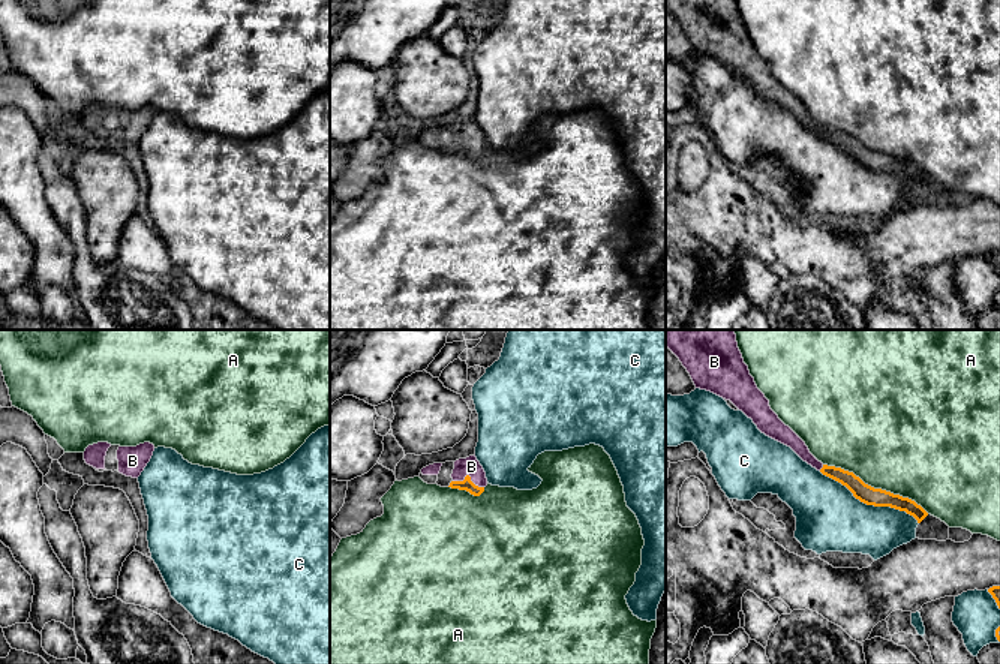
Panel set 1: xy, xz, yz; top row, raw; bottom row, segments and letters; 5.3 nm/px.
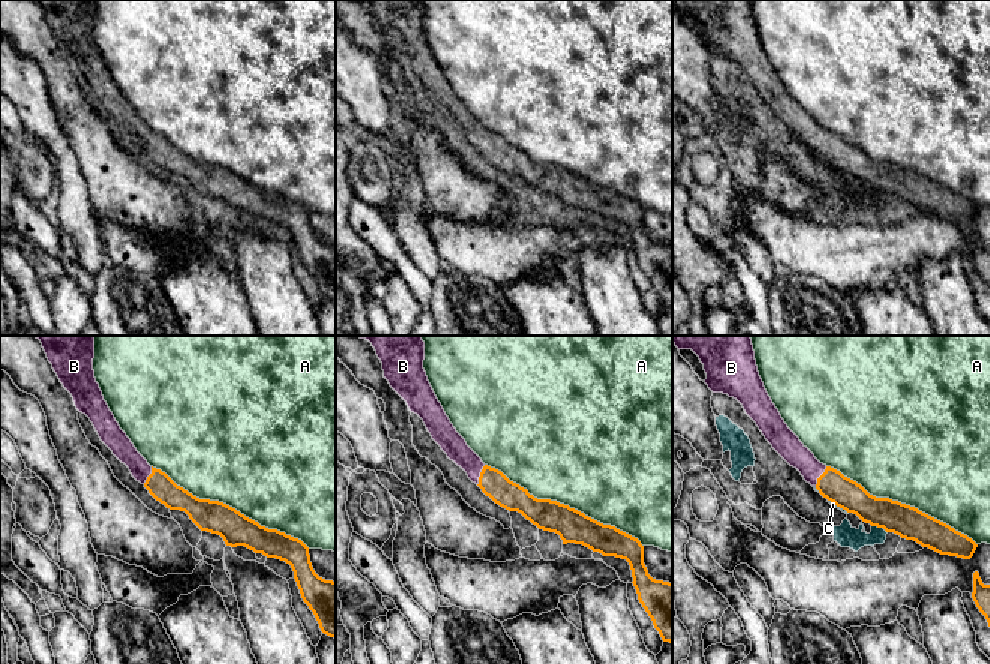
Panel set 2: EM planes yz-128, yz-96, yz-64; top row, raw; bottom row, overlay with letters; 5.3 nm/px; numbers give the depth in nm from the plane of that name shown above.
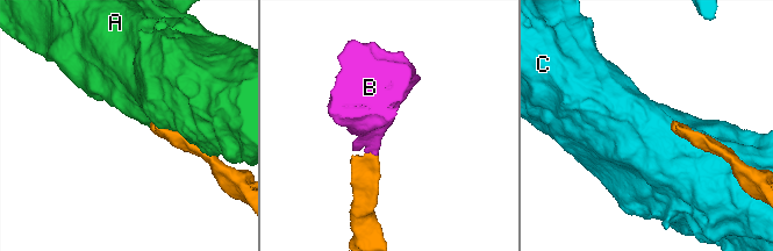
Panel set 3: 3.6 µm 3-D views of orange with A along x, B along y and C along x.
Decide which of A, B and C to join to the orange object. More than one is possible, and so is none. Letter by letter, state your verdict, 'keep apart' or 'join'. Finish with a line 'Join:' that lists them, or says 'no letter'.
A: keep apart
B: join
C: keep apart
Join: B

